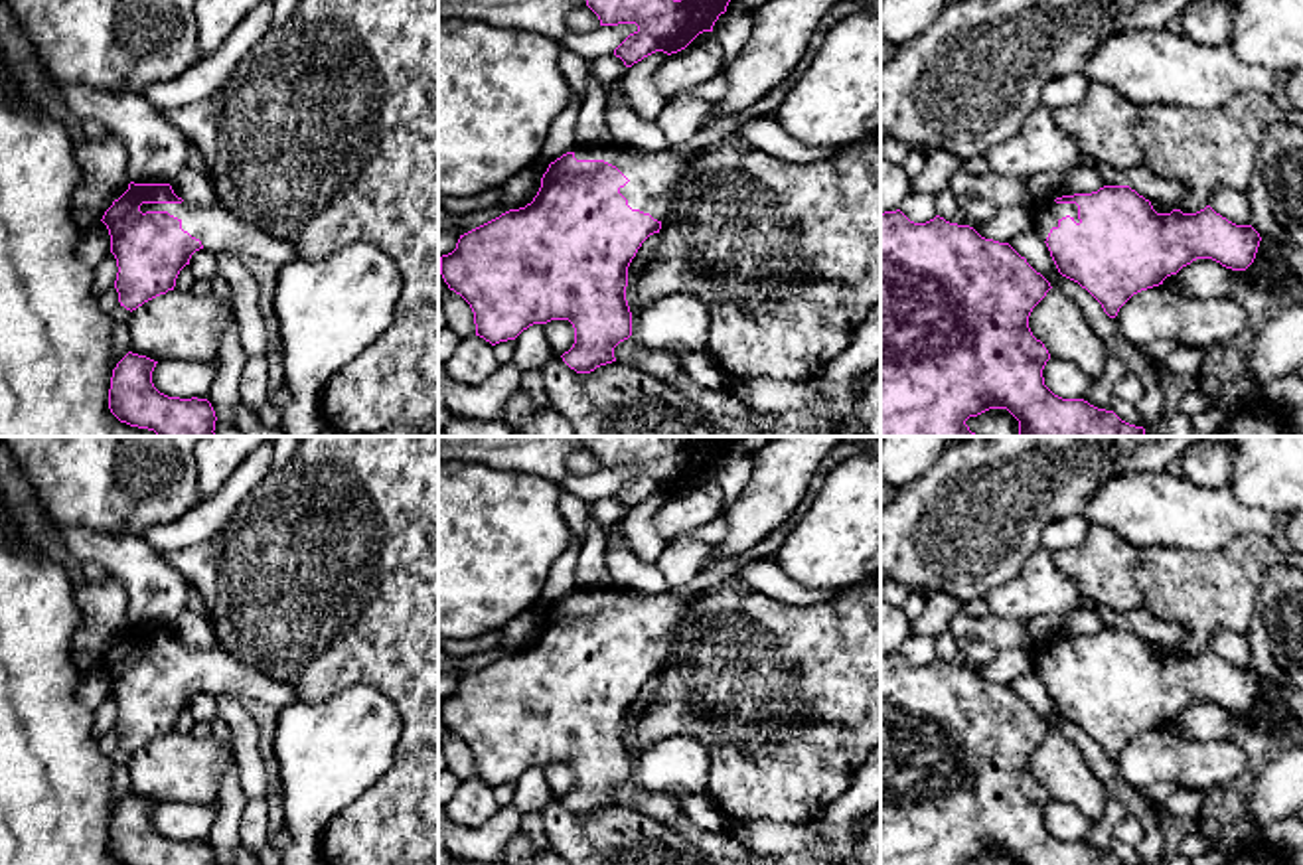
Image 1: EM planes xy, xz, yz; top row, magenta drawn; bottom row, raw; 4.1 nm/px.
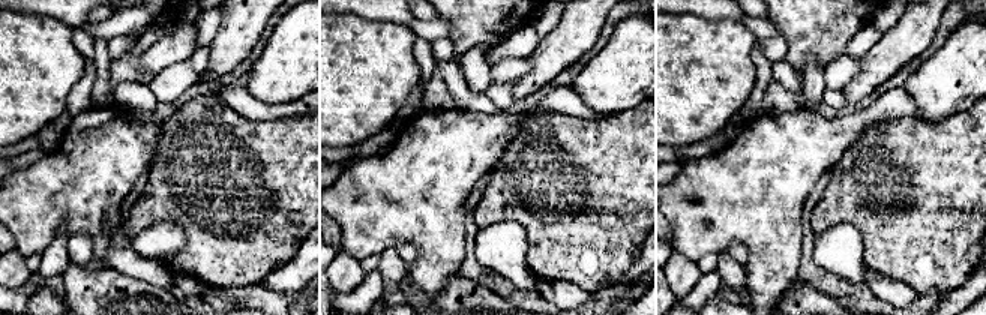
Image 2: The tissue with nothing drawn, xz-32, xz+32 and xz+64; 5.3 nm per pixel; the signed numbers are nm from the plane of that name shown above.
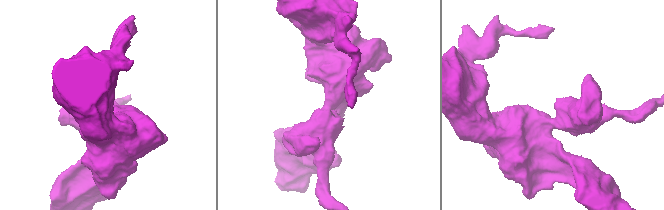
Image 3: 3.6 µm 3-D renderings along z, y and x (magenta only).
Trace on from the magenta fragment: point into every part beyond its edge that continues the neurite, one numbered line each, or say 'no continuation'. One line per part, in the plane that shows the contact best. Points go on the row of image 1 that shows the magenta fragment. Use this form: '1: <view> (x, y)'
1: xy (220, 232)

